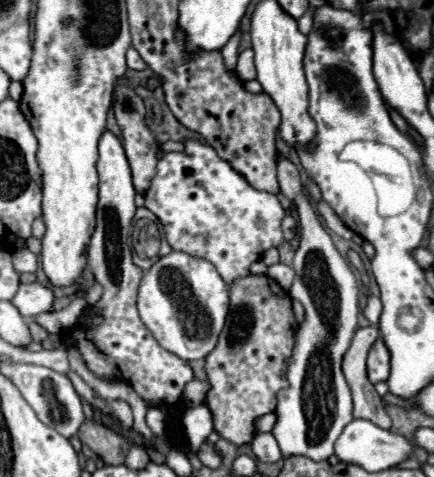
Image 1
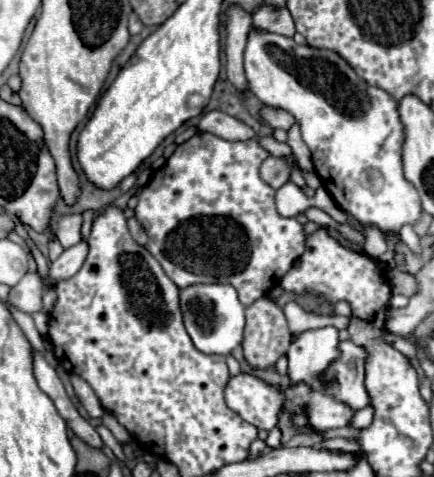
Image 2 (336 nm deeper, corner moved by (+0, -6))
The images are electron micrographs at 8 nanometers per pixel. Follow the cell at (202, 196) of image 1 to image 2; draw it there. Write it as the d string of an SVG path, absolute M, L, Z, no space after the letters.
M198 130L190 140L186 140L184 144L180 144L174 154L166 160L166 164L158 170L152 172L152 178L148 180L148 184L142 188L140 196L138 196L138 206L136 206L136 220L142 224L142 228L146 230L148 234L148 252L160 262L162 270L166 272L166 276L178 286L178 288L184 288L184 286L190 286L190 284L210 284L210 282L220 282L220 284L230 284L236 288L238 292L238 298L244 306L250 306L254 300L266 296L268 290L272 290L280 278L292 268L294 260L302 256L304 252L304 242L306 242L306 234L304 234L304 228L302 224L296 220L296 218L282 218L274 206L274 188L270 188L262 178L260 178L260 164L268 158L270 154L258 144L258 138L250 138L250 140L224 140L220 136L214 136L210 132L202 132Z

